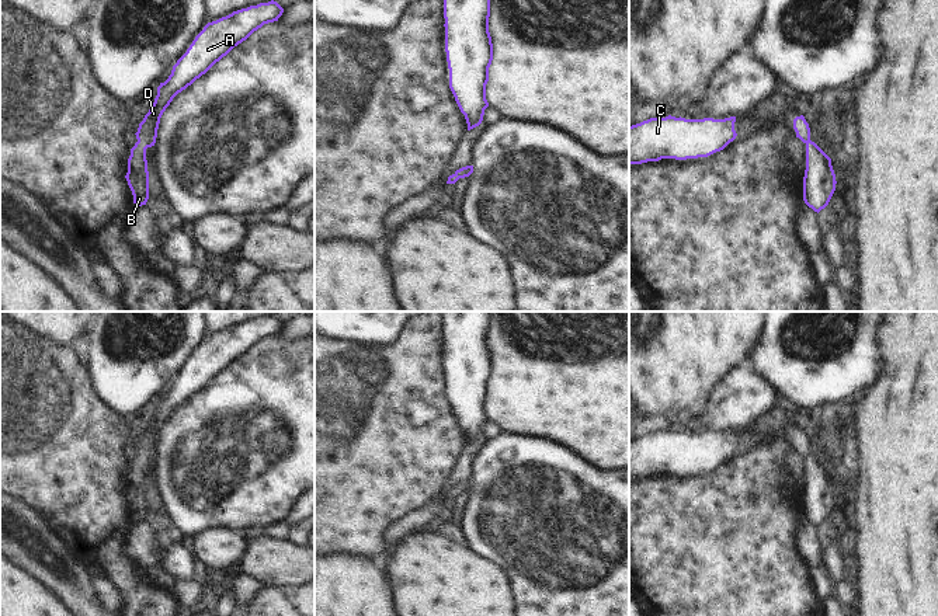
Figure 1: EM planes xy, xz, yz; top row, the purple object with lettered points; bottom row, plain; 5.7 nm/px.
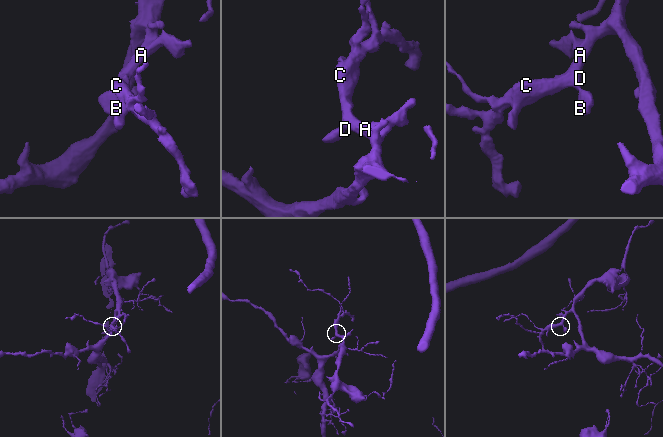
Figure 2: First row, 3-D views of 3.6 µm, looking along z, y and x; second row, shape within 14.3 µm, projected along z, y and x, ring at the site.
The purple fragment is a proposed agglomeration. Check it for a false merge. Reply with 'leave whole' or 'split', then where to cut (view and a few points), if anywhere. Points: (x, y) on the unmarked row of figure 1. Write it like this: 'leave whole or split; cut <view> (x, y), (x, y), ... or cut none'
leave whole; cut none

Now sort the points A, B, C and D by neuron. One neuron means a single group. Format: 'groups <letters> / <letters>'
groups A B C D

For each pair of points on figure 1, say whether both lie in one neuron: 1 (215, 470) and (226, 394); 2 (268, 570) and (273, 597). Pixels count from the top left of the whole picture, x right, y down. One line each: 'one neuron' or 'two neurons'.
1: one neuron
2: two neurons

